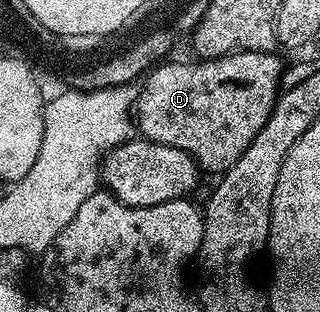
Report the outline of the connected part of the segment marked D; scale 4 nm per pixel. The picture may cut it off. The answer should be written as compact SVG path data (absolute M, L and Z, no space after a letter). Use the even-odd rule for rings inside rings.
M246 51L227 53L212 61L200 59L195 62L197 65L172 60L157 65L143 78L136 94L135 128L139 132L141 129L147 140L186 151L205 174L223 175L227 169L234 167L234 163L238 163L238 159L242 159L242 151L254 143L254 135L266 127L266 119L270 119L272 108L276 106L276 99L282 92L280 76L284 73L284 65L276 56L275 52Z

